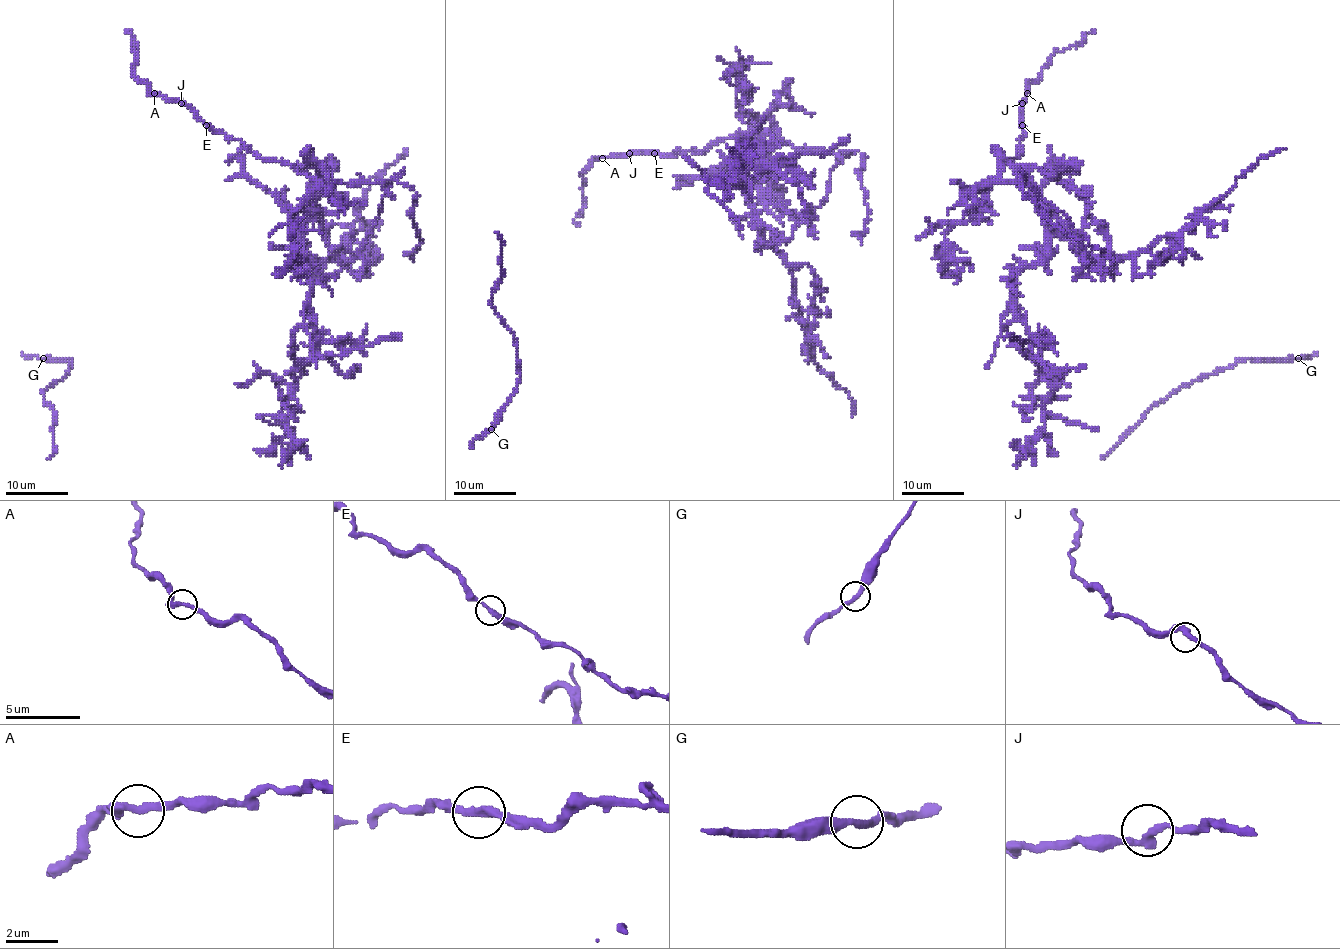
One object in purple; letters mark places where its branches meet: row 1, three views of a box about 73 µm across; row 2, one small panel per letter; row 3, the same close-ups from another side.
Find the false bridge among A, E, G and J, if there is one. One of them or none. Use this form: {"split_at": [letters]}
{"split_at": ["E"]}

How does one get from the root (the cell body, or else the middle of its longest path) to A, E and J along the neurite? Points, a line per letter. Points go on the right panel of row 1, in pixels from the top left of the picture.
A: (1038, 350), (1013, 279), (1044, 256), (1049, 217), (1005, 160), (988, 182), (1020, 153), (1027, 93)
E: (1038, 350), (1013, 279), (1044, 256), (1049, 217), (1005, 160), (988, 182), (1020, 153), (1022, 124)
J: (1038, 350), (1013, 279), (1044, 256), (1049, 217), (1005, 160), (988, 182), (1020, 153), (1022, 103)

